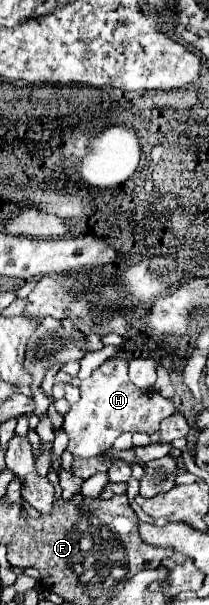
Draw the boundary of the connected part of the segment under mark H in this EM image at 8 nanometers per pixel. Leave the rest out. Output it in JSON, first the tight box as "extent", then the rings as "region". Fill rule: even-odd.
{"extent":[63,360,175,458],"region":[[[105,360],[87,380],[81,380],[81,400],[71,406],[65,414],[63,428],[69,436],[67,450],[73,456],[89,458],[99,456],[109,450],[117,436],[123,432],[141,432],[141,434],[155,434],[159,432],[161,420],[175,412],[173,402],[161,398],[155,390],[139,390],[127,378],[127,360]]]}

